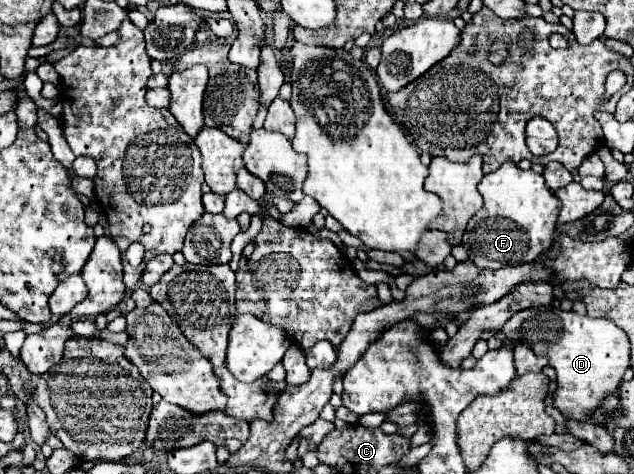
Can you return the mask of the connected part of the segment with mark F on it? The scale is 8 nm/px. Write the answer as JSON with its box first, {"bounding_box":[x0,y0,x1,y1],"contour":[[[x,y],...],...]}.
{"bounding_box":[462,161,562,269],"contour":[[[506,161],[504,165],[500,165],[500,169],[482,177],[478,191],[484,197],[484,205],[470,219],[470,223],[464,231],[464,239],[462,239],[462,245],[468,251],[468,259],[478,269],[500,269],[504,265],[524,265],[524,263],[534,261],[540,253],[544,253],[546,249],[552,247],[556,221],[558,221],[558,213],[560,213],[562,205],[556,199],[556,195],[546,187],[542,175],[534,173],[532,169],[522,171],[512,161]]]}

